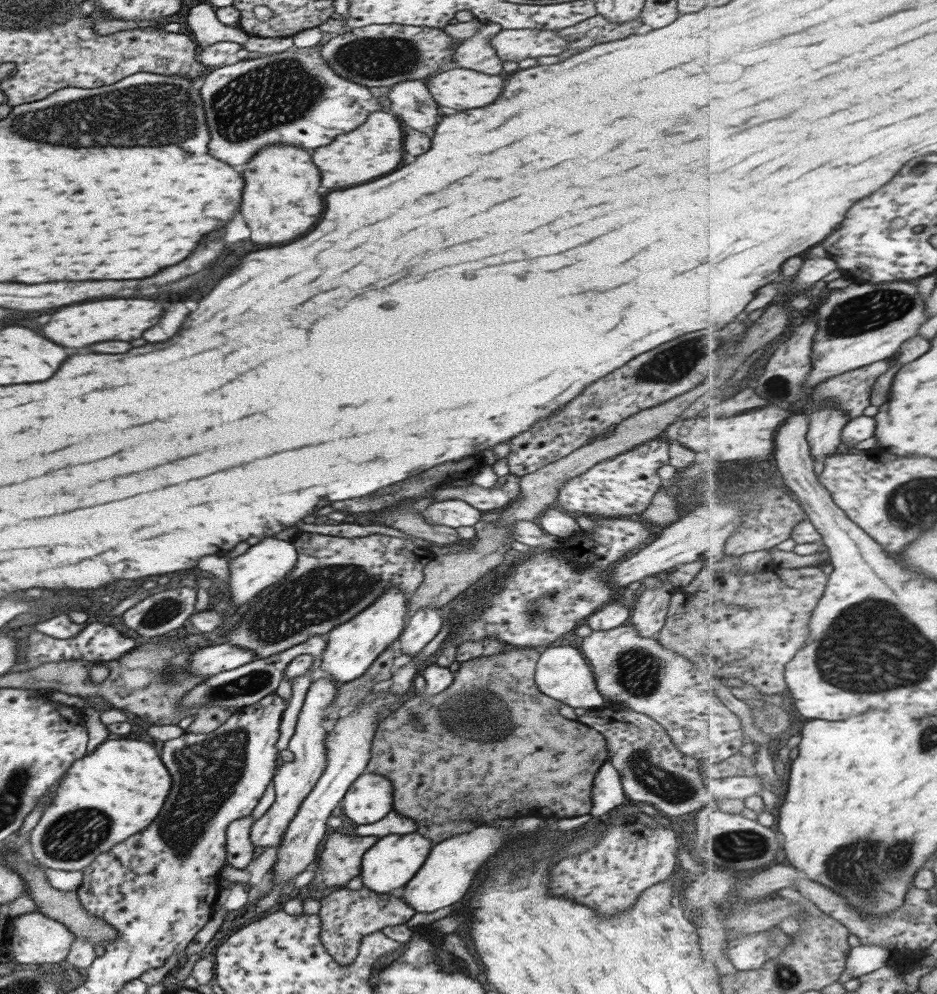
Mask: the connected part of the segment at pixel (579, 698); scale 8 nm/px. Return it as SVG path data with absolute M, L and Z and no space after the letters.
M567 643L539 649L534 666L534 683L545 696L558 701L561 705L583 708L586 711L605 706L602 696L595 690L594 678L586 659L582 653Z

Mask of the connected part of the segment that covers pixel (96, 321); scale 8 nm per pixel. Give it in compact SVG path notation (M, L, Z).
M117 298L117 300L73 304L59 308L55 314L51 314L49 322L41 326L41 336L65 348L83 348L105 340L129 342L133 338L139 338L143 330L153 326L153 322L157 322L157 318L161 316L161 310L163 310L161 304L141 298L129 298L129 300Z

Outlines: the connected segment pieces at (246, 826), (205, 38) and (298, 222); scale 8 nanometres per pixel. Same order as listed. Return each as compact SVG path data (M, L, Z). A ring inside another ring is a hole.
M251 815L239 820L233 820L227 826L226 834L226 864L238 870L249 868L253 861L254 847L249 843Z
M199 3L193 7L187 7L183 12L182 20L187 22L195 38L197 50L223 41L236 42L243 46L249 36L241 29L219 22L214 9L209 4Z
M285 144L265 146L259 152L255 152L247 164L241 166L241 176L245 180L241 192L241 216L251 230L251 242L271 244L271 246L291 242L297 236L305 234L321 216L323 204L319 194L315 192L319 188L319 170L313 166L307 150L299 146L285 146Z

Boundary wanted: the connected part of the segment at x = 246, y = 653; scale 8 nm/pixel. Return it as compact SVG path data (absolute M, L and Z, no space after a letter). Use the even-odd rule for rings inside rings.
M222 643L209 645L188 656L188 672L196 676L213 676L218 672L233 670L257 659L252 650Z

